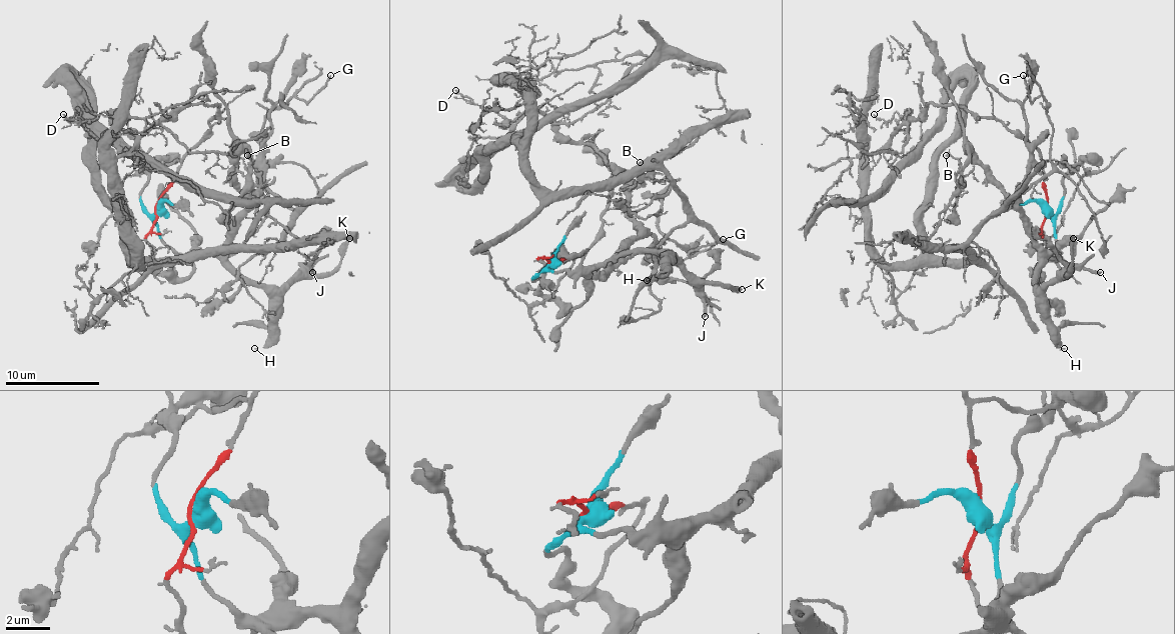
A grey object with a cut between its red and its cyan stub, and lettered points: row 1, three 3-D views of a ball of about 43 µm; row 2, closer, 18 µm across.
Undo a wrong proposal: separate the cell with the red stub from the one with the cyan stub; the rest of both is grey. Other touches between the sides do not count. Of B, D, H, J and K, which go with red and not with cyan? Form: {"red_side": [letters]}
{"red_side": ["B", "D"]}

